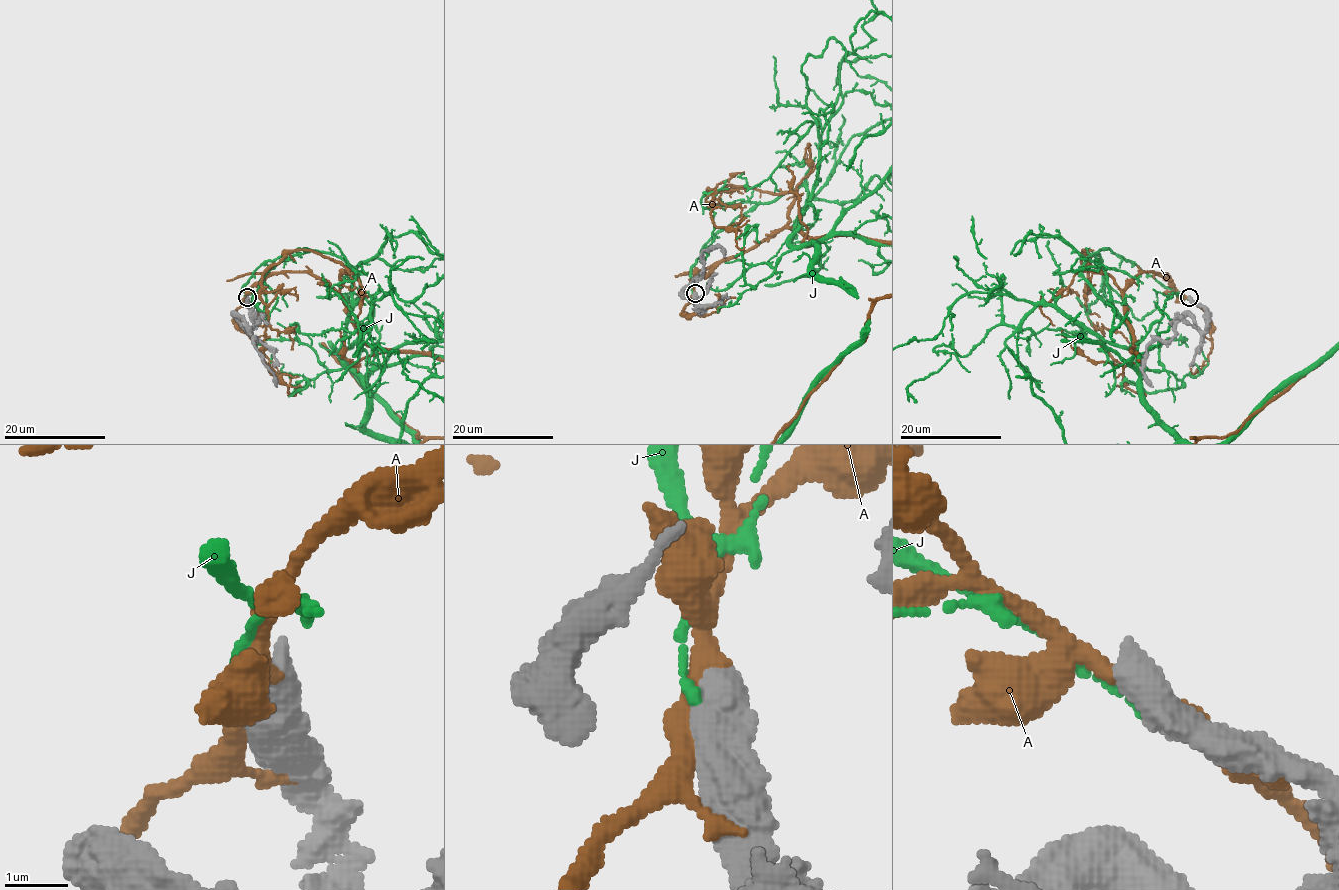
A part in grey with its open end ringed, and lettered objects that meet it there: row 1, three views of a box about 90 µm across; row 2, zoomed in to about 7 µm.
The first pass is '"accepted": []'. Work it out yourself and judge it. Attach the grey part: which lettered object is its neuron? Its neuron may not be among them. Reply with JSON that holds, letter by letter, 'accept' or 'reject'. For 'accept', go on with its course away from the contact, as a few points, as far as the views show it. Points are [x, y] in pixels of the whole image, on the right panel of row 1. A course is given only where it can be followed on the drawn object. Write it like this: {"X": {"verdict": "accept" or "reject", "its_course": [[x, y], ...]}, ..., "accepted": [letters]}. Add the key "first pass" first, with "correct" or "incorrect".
{"first pass": "correct", "A": {"verdict": "reject"}, "J": {"verdict": "reject"}, "accepted": []}

